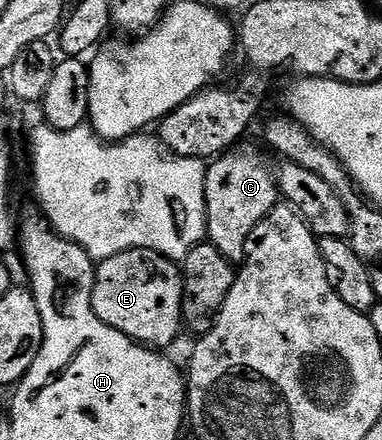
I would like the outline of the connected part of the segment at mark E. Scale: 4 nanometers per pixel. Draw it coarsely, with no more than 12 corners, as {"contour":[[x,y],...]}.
{"contour":[[126,250],[98,263],[91,306],[135,342],[182,328],[183,276]]}

